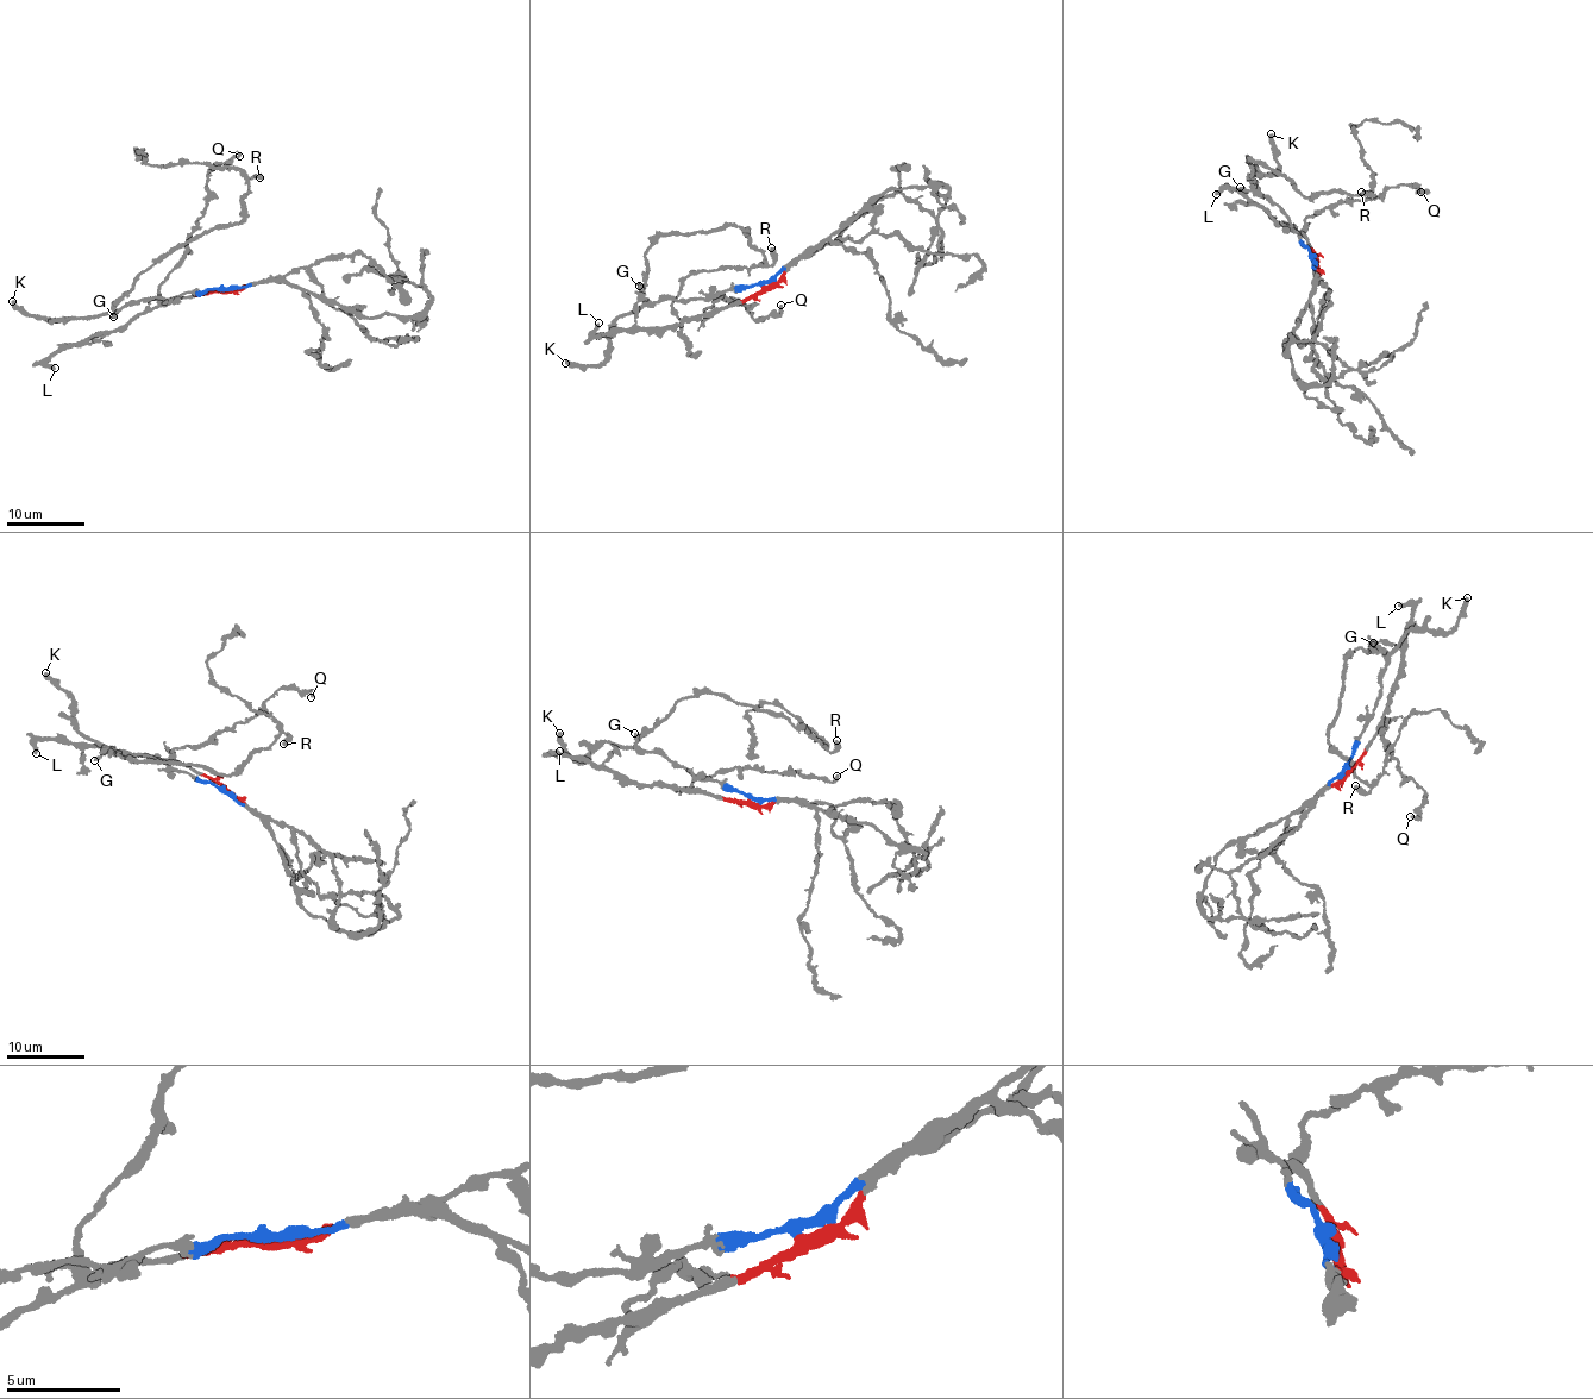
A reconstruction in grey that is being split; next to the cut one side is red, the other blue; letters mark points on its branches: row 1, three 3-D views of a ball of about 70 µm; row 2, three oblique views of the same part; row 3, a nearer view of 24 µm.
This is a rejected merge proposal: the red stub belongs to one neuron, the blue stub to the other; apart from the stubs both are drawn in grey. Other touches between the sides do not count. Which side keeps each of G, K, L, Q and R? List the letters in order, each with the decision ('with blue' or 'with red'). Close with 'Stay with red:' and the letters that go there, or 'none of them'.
G: with blue
K: with blue
L: with red
Q: with red
R: with blue
Stay with red: L, Q

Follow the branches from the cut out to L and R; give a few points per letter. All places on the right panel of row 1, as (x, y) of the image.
L: (1315, 257), (1308, 242), (1285, 220), (1275, 223), (1261, 205), (1236, 187), (1216, 195)
R: (1315, 257), (1280, 208), (1253, 190), (1248, 163), (1284, 175), (1308, 196), (1331, 192), (1372, 195), (1361, 192)

